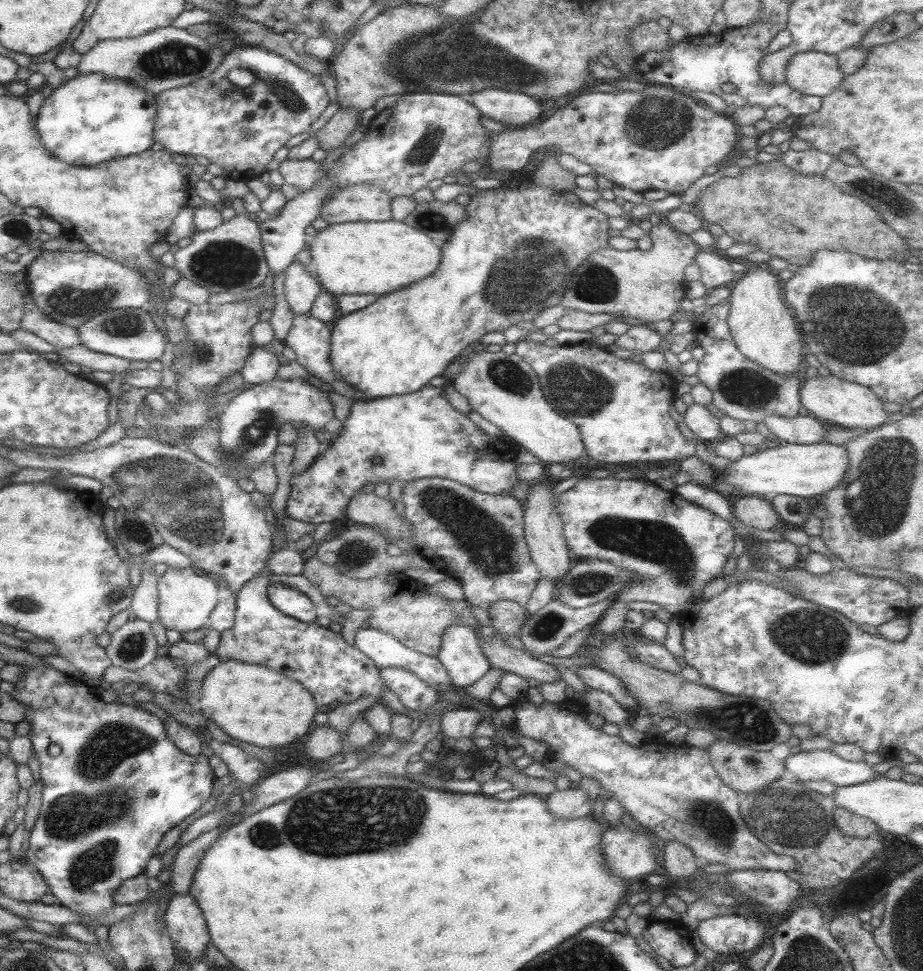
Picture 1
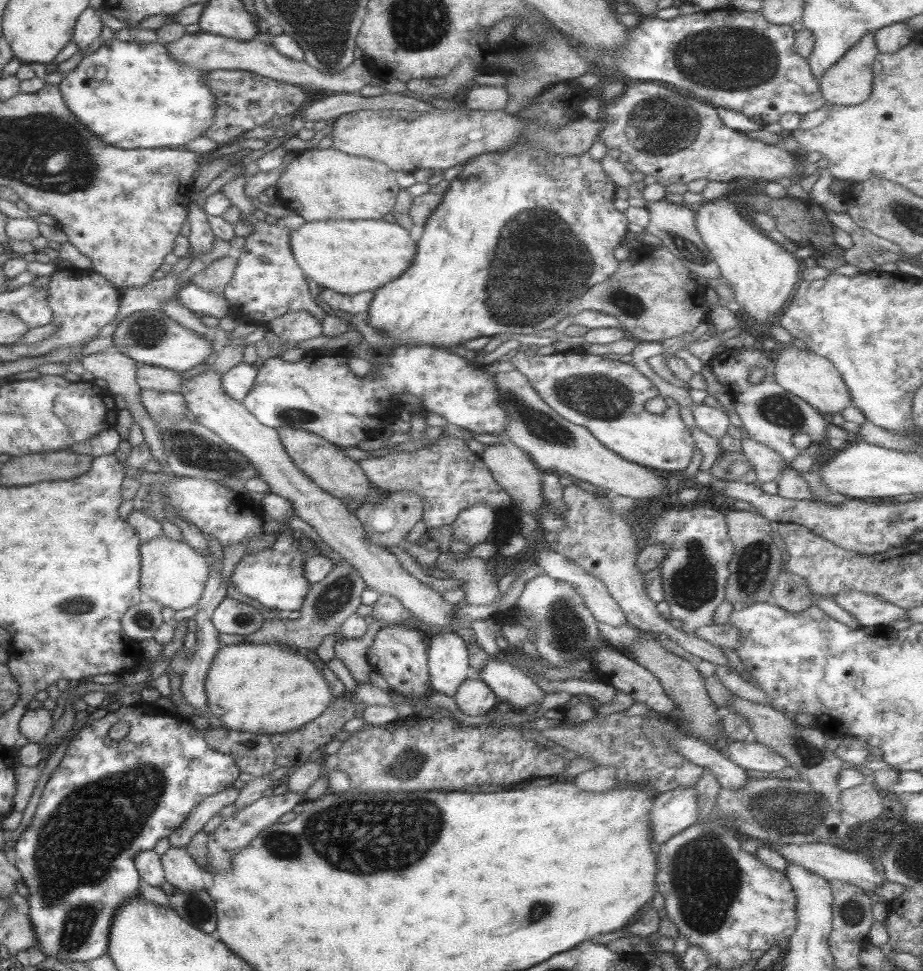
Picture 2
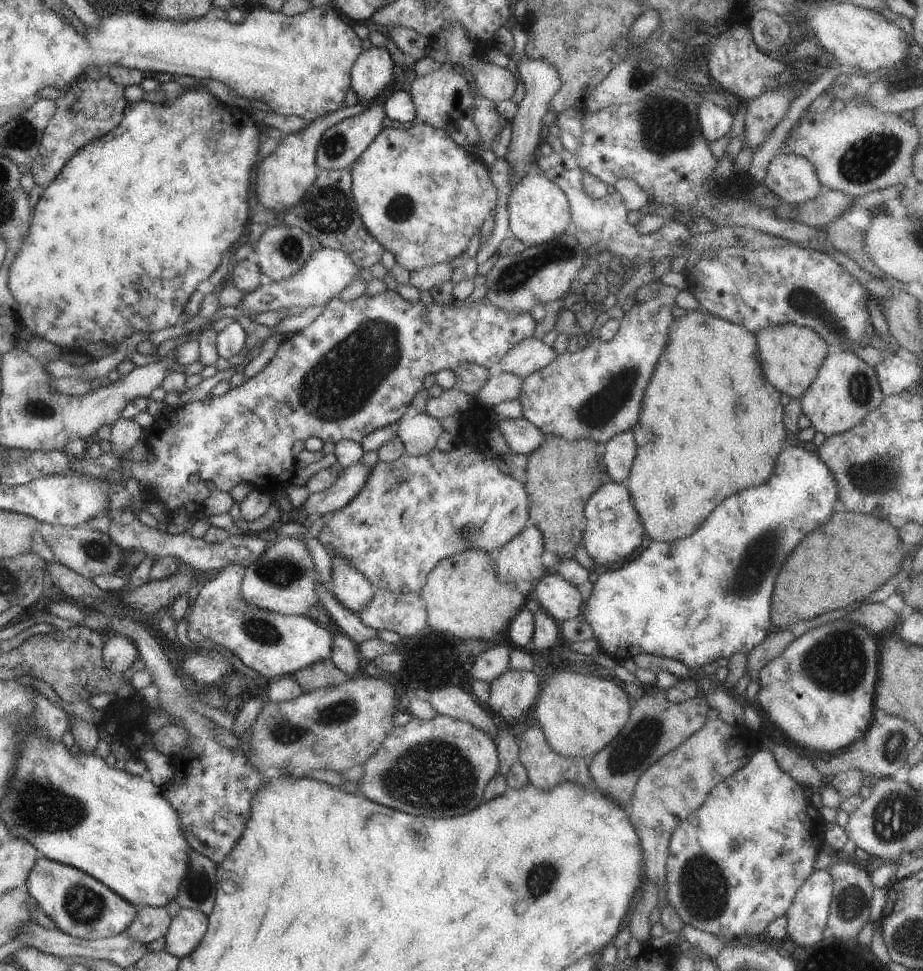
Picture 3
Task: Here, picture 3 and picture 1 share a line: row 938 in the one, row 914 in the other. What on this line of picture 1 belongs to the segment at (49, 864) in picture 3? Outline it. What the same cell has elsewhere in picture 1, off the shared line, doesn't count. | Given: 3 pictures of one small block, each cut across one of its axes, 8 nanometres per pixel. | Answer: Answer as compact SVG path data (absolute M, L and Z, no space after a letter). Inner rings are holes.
M47 664L35 667L25 667L19 665L25 676L16 682L14 692L11 694L14 700L26 707L23 720L30 724L30 735L33 751L36 752L36 758L40 762L40 781L42 783L41 809L32 829L28 832L28 852L25 859L28 864L38 869L40 876L46 880L48 884L48 893L52 894L58 905L66 906L74 912L78 912L82 916L84 926L95 929L98 918L104 916L110 908L114 908L114 892L126 882L143 874L150 857L154 855L154 849L160 844L162 837L168 830L174 828L178 823L182 822L187 816L194 814L199 808L207 805L211 794L213 793L213 783L216 779L212 767L208 763L209 757L202 755L189 755L182 752L168 737L165 731L165 721L145 711L140 706L131 706L124 703L104 702L96 692L93 686L85 685L79 677L67 676L58 671L53 666Z

